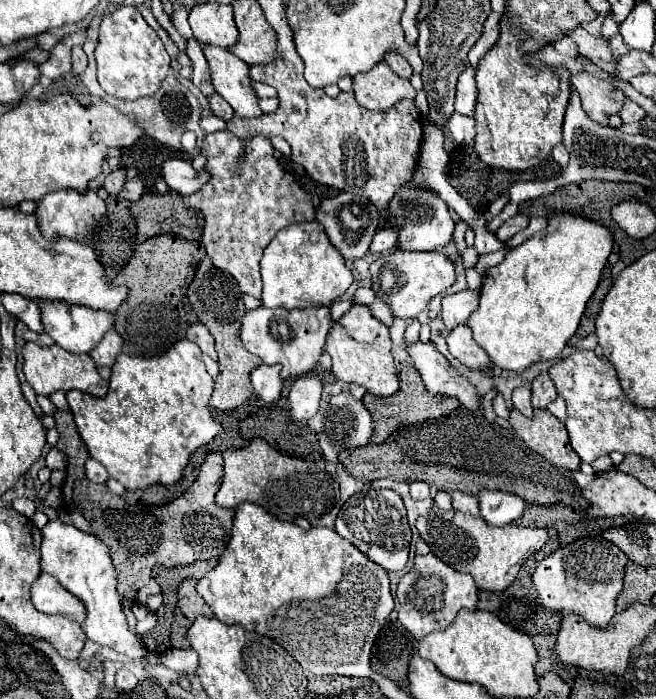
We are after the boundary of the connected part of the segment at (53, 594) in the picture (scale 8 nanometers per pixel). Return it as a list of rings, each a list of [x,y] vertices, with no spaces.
[[[41,573],[41,577],[33,583],[31,599],[39,611],[49,615],[63,615],[77,623],[83,623],[87,613],[83,601],[75,599],[75,595],[69,595],[67,589],[47,573]]]

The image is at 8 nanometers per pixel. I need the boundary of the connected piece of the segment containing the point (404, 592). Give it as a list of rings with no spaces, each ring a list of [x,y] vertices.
[[[433,553],[417,555],[413,569],[405,573],[399,581],[399,589],[397,589],[397,599],[401,605],[399,621],[415,639],[423,639],[433,631],[447,629],[453,623],[457,611],[461,611],[463,607],[475,609],[477,593],[479,589],[471,575],[455,571],[453,567],[437,559]]]

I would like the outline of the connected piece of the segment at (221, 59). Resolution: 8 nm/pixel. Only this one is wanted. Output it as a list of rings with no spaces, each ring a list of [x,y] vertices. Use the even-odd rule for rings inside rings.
[[[203,45],[203,55],[207,59],[209,71],[211,71],[211,83],[215,91],[235,109],[237,117],[259,117],[263,111],[259,109],[257,97],[251,89],[251,79],[249,79],[249,65],[243,63],[237,55],[231,55],[229,49],[215,47],[215,45]]]

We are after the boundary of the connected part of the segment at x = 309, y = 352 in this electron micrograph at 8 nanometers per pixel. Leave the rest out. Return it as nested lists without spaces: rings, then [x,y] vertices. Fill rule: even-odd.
[[[257,307],[247,311],[241,321],[241,341],[243,345],[257,357],[263,359],[267,365],[281,365],[281,379],[297,377],[311,371],[325,347],[327,333],[331,329],[331,315],[329,307],[311,307],[311,309],[267,309]]]

